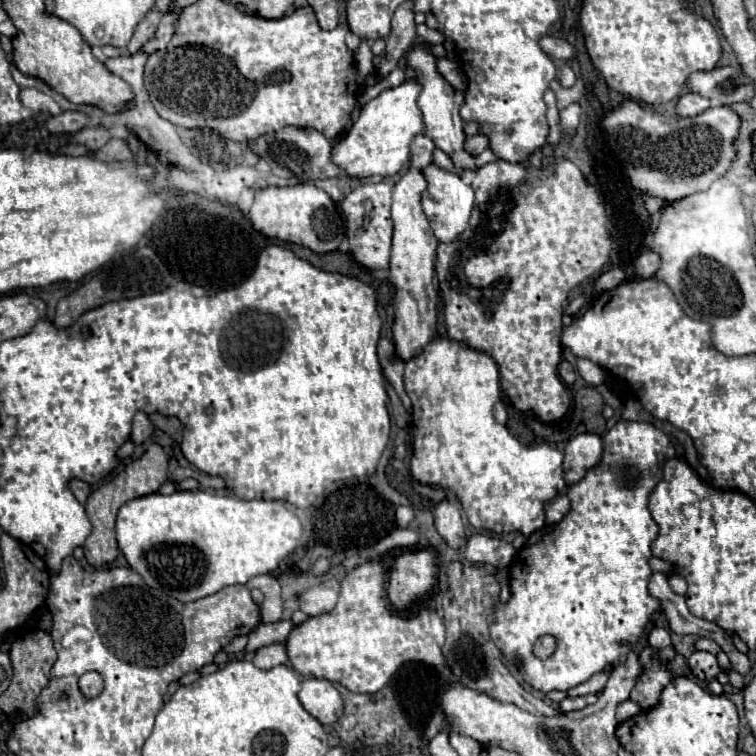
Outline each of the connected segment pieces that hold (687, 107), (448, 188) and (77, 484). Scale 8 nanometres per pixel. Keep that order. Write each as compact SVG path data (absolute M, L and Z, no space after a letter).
M689 92L689 94L683 94L683 96L679 98L675 110L677 110L677 116L687 118L687 116L697 116L699 112L705 112L709 106L711 106L711 102L709 102L707 98Z
M429 164L425 168L425 178L427 178L429 186L423 194L423 212L435 232L435 238L445 244L459 240L459 236L463 234L463 228L467 228L467 220L471 216L473 198L475 198L473 188L459 174L445 172L443 168L439 168L435 164Z
M71 480L71 482L69 482L69 488L71 488L71 492L75 494L75 498L77 498L81 504L87 502L87 496L91 494L91 486L89 486L87 482L83 482L83 480Z

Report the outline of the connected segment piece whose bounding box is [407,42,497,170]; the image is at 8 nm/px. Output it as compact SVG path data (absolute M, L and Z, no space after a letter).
M427 42L415 44L415 48L407 56L407 64L415 70L419 84L423 84L423 92L419 94L419 110L423 114L425 134L435 142L435 146L441 148L461 170L479 170L481 166L495 162L497 156L491 148L485 148L479 156L473 156L465 150L465 140L467 140L465 130L463 130L465 120L459 116L459 108L463 104L463 92L457 92L437 70L437 56L431 52L431 44Z

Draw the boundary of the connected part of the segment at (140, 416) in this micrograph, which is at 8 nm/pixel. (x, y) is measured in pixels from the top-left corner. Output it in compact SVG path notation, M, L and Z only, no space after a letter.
M137 412L133 418L133 430L131 430L131 442L133 444L143 444L145 440L149 440L153 434L153 424L149 422L149 418L143 412Z

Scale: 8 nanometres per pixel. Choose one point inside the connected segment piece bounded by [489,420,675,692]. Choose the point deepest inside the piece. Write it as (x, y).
(583, 581)

